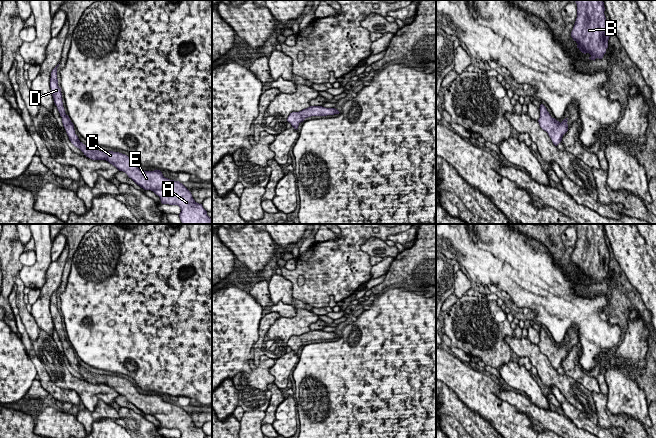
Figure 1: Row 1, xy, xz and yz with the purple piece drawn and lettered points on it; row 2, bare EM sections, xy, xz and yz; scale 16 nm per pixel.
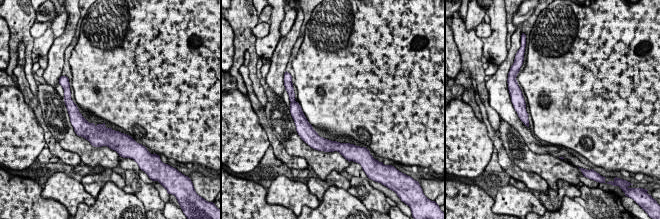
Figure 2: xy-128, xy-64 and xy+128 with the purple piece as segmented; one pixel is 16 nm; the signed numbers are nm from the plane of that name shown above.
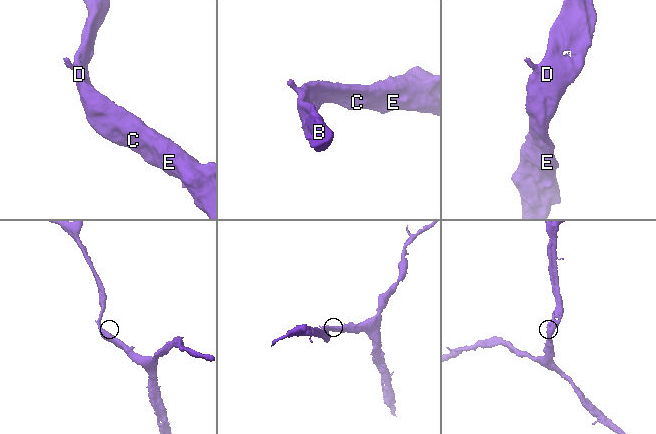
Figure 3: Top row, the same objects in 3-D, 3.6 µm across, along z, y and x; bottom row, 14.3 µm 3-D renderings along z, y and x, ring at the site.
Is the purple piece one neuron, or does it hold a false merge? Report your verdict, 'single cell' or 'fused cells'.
single cell

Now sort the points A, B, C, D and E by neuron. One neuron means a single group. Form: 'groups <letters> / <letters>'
groups A B C D E

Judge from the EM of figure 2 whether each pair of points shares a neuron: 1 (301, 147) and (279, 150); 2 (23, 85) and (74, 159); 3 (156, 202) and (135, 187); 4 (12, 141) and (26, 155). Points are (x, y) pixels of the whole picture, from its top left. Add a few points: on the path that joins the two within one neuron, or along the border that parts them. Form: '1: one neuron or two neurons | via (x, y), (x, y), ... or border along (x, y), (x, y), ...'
1: two neurons | border along (272, 129), (289, 154), (306, 160)
2: one neuron | via (35, 105), (40, 120), (54, 146)
3: one neuron | via (151, 198), (140, 189)
4: one neuron | via (16, 141), (21, 146), (22, 151)

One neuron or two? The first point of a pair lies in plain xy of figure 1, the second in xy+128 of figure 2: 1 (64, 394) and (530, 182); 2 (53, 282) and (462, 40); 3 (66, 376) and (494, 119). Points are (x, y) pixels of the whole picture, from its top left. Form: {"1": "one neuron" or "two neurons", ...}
{"1": "one neuron", "2": "two neurons", "3": "two neurons"}

